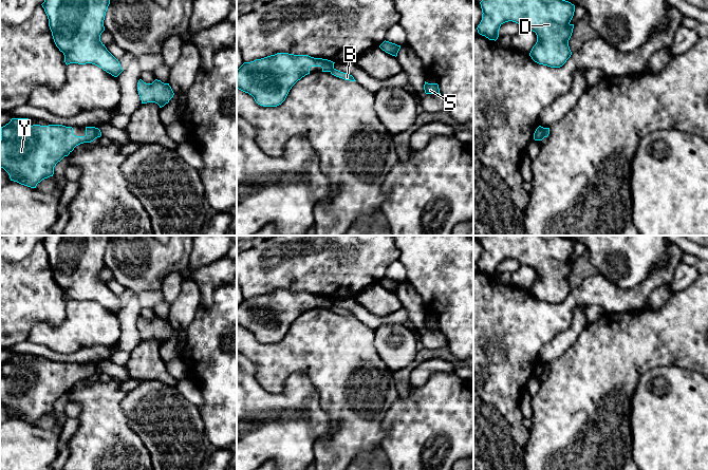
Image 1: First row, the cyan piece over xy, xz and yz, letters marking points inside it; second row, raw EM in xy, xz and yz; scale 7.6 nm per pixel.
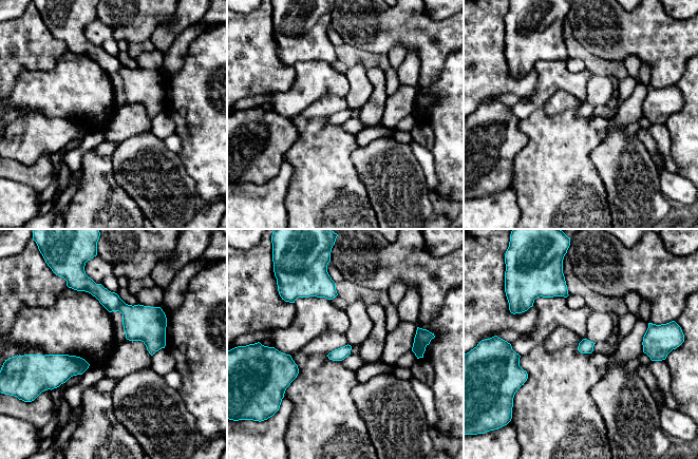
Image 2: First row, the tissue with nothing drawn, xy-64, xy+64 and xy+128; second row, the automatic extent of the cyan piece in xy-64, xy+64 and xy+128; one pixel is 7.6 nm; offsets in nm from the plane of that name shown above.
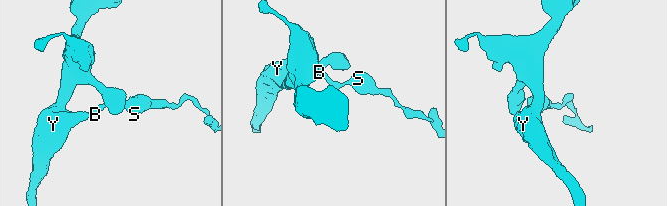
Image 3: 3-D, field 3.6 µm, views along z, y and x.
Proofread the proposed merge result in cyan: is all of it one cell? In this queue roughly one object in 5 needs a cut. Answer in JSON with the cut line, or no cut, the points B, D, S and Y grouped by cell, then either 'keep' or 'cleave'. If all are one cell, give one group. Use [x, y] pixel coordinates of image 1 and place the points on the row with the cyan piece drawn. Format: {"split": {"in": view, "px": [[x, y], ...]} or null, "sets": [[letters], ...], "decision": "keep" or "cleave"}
{"split": {"in": "xz", "px": [[333, 68], [330, 71]]}, "sets": [["B", "S"], ["D", "Y"]], "decision": "cleave"}

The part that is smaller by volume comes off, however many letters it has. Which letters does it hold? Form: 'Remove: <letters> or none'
Remove: B, S

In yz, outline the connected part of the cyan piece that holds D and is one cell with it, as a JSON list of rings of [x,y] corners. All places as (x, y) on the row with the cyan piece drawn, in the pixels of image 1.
[[[482,0],[482,20],[478,33],[497,40],[500,26],[508,21],[537,35],[529,56],[543,65],[560,68],[571,57],[569,40],[575,5],[565,0]]]

